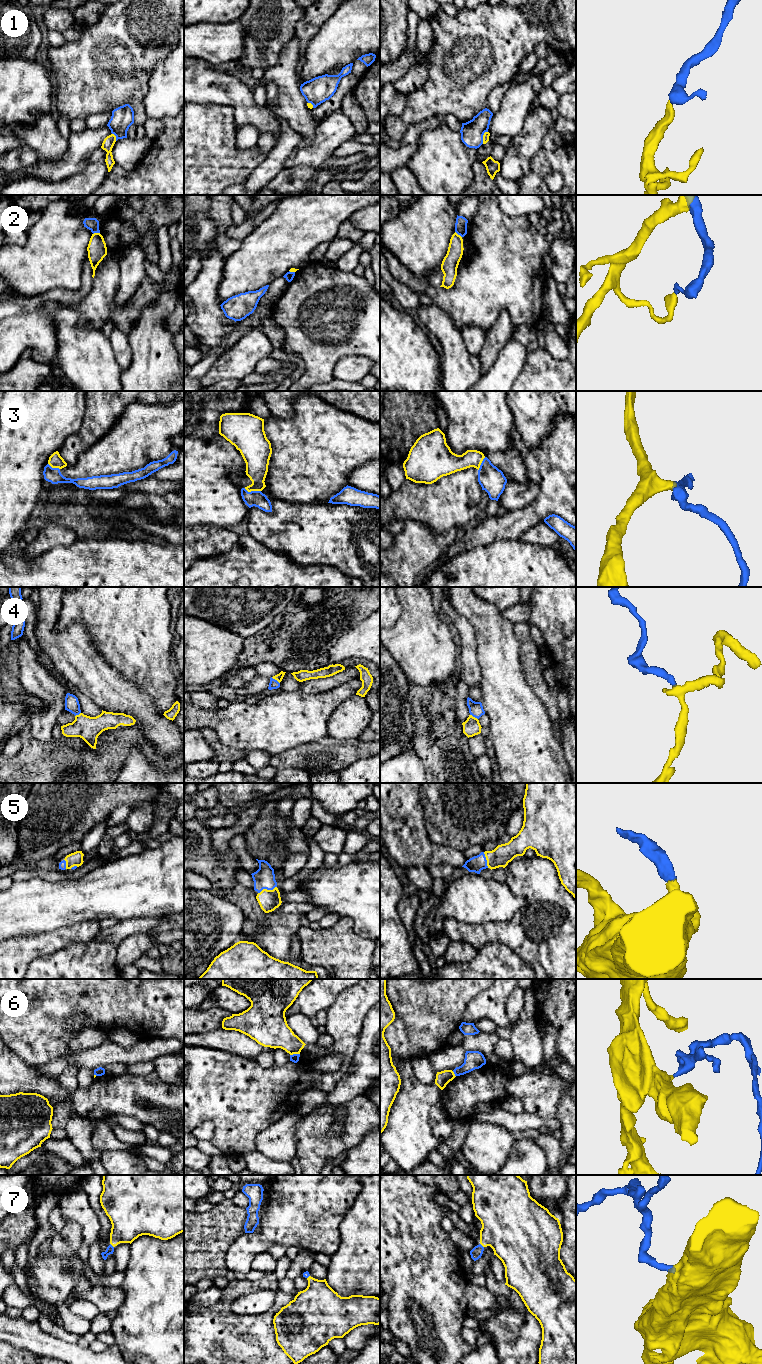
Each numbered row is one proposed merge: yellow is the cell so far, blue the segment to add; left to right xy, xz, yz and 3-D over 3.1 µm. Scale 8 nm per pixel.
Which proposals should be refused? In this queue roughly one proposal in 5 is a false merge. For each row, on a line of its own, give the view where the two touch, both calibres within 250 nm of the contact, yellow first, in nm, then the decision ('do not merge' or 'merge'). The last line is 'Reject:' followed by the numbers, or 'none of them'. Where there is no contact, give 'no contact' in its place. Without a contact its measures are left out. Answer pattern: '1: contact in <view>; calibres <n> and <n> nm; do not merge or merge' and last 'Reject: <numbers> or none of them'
1: contact in yz; calibres 50 and 180 nm; merge
2: contact in xy; calibres 160 and 100 nm; do not merge
3: contact in xz; calibres 190 and 130 nm; merge
4: contact in xz; calibres 60 and 80 nm; merge
5: contact in xz; calibres 170 and 180 nm; merge
6: contact in xz; calibres 260 and 70 nm; do not merge
7: contact in xy; calibres 300 and 60 nm; merge
Reject: 2, 6

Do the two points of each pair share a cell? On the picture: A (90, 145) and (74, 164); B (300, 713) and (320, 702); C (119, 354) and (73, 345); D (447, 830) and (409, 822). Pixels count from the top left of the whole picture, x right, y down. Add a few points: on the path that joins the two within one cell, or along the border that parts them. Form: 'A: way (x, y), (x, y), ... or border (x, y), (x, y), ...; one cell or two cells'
A: way (85, 150), (76, 159); one cell
B: way (305, 712), (310, 712), (315, 707); one cell
C: border (108, 338), (114, 359), (122, 369); two cells
D: border (420, 803), (426, 834), (432, 842), (440, 845); two cells

